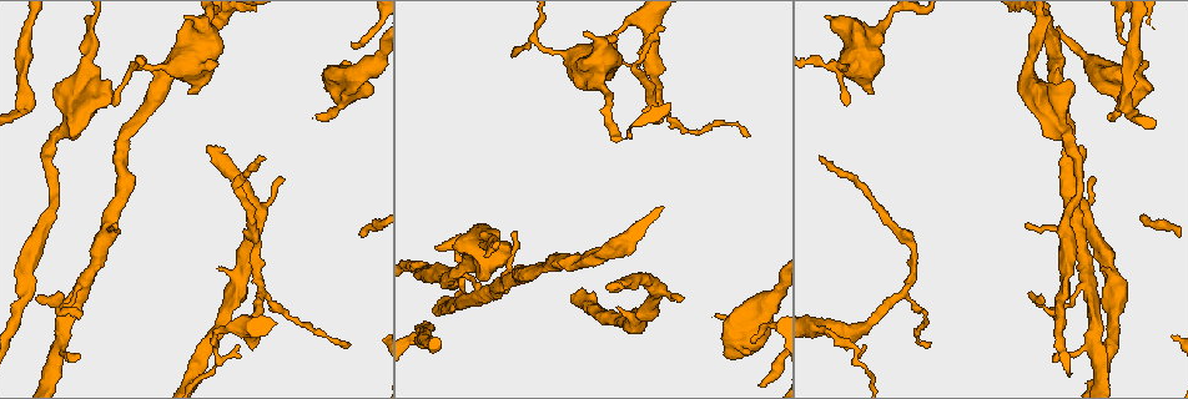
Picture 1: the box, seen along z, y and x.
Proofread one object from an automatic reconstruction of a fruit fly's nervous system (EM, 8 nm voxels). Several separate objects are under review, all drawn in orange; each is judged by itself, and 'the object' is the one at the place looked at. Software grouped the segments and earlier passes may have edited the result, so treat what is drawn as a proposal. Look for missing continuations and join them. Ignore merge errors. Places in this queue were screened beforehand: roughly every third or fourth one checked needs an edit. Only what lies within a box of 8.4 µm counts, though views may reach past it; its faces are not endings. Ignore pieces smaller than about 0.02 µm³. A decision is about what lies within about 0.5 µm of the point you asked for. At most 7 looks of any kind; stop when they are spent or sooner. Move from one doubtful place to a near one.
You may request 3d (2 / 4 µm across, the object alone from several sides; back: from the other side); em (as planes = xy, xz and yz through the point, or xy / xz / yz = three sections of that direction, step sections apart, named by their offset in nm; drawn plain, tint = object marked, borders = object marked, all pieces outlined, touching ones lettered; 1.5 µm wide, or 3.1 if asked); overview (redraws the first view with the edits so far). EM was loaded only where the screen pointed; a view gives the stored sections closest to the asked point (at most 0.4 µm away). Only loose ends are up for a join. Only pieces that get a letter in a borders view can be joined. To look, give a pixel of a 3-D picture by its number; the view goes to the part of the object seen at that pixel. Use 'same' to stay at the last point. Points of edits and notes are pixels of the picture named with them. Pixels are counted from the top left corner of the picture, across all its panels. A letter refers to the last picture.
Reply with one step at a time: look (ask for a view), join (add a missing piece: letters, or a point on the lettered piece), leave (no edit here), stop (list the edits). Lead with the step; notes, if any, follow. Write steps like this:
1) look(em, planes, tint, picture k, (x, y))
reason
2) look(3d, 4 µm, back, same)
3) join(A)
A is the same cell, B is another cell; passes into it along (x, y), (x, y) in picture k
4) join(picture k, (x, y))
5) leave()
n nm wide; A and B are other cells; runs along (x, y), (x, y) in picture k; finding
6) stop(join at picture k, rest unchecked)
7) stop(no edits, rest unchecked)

look(em, xy, step 8, tint, picture 1, (265, 159))
branch stops here

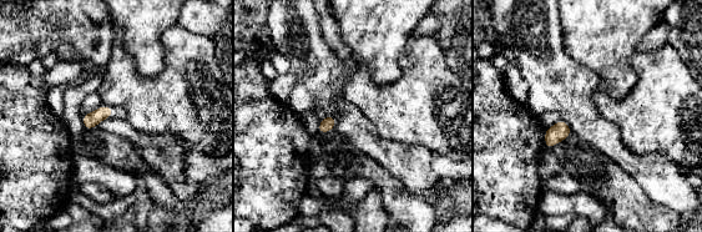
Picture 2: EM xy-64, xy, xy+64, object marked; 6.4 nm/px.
look(em, planes, borders, same)
cut it another way

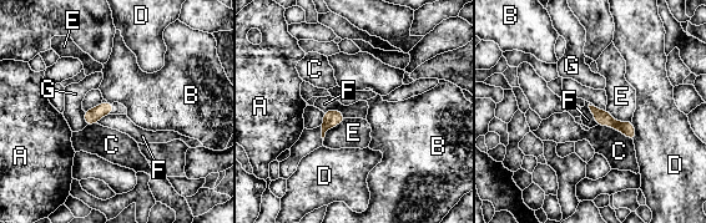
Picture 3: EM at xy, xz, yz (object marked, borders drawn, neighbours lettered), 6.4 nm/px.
leave()
A, B, C, D, E, F and G are other cells; no lettered piece goes on from it

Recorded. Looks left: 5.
look(em, yz, step 8, tint, picture 1, (515, 53))
tapers out

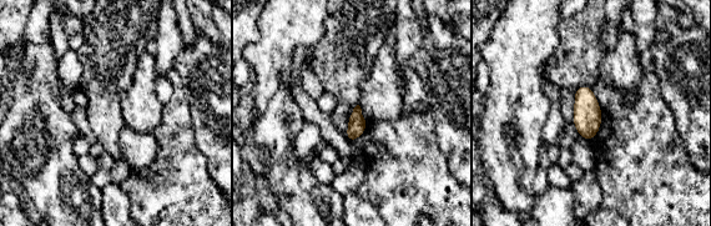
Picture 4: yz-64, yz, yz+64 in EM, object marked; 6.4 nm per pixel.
look(em, planes, borders, same)
another direction

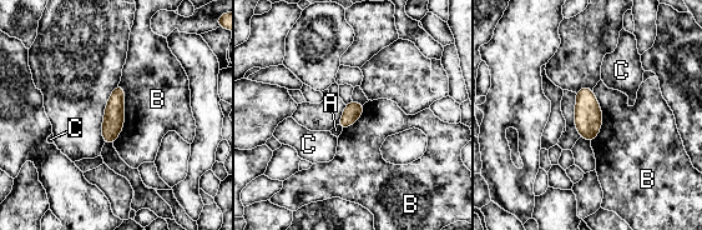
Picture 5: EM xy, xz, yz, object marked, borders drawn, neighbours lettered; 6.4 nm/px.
leave()
A, B and C are other cells; border along (121, 84), (125, 125), (112, 143) in picture 5; no lettered piece goes on from it

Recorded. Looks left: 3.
look(3d, 4 µm, back, picture 1, (458, 238))
stops while still wide

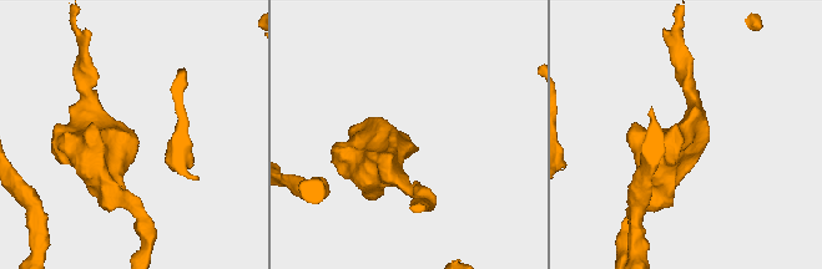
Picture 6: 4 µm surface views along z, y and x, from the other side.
look(em, planes, plain, picture 6, (133, 133))
need the tissue

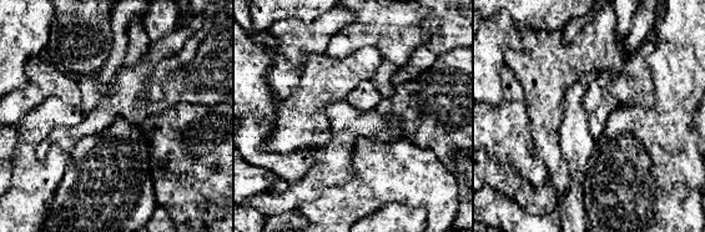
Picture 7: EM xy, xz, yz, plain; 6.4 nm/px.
look(em, planes, borders, same)

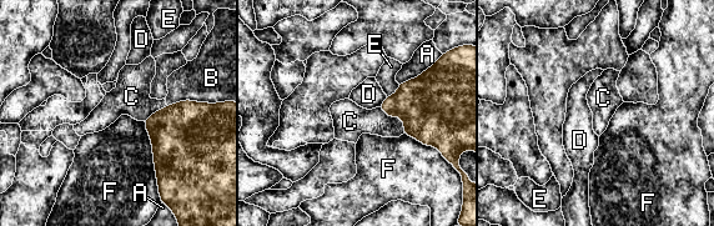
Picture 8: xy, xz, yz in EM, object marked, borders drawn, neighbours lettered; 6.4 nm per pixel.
leave()
A, B, C, D, E and F are other cells; border along (378, 108), (401, 119), (402, 134) in picture 8; no lettered piece goes on from it

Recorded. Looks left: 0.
stop(no edits, rest unchecked)

